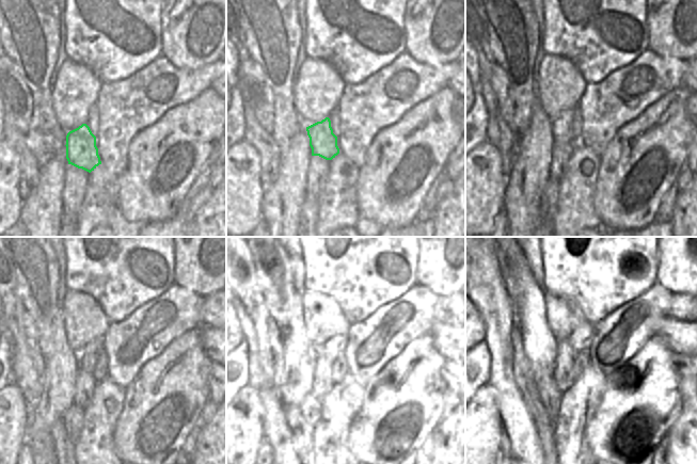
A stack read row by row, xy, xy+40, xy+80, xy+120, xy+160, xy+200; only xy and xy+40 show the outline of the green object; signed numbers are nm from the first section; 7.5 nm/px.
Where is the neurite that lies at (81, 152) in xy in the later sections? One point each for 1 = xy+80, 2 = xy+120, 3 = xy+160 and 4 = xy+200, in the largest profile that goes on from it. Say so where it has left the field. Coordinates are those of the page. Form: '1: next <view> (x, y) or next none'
1: next xy+80 (563, 125)
2: next xy+120 (88, 356)
3: next xy+160 (329, 352)
4: next xy+200 (575, 340)

